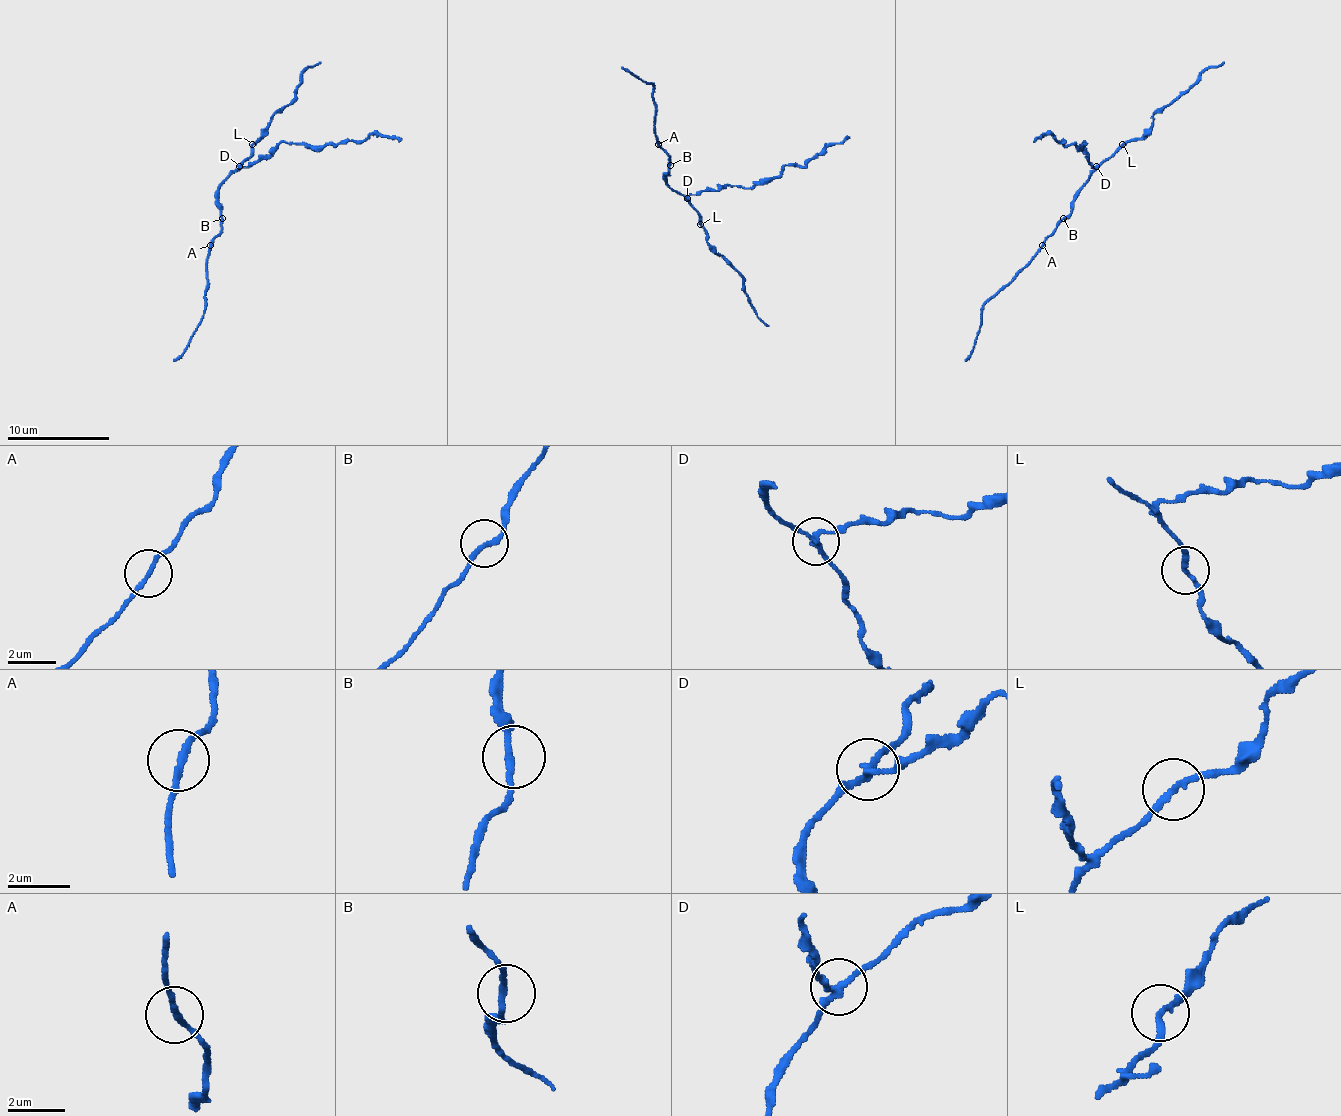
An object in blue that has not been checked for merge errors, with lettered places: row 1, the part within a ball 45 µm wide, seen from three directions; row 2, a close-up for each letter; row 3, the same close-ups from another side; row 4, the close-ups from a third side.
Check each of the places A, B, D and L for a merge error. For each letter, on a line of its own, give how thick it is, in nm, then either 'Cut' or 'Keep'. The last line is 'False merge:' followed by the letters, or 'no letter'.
A: Thickness 180 nm. Keep
B: Thickness 200 nm. Keep
D: Thickness 180 nm. Cut
L: Thickness 180 nm. Cut
False merge: D, L

